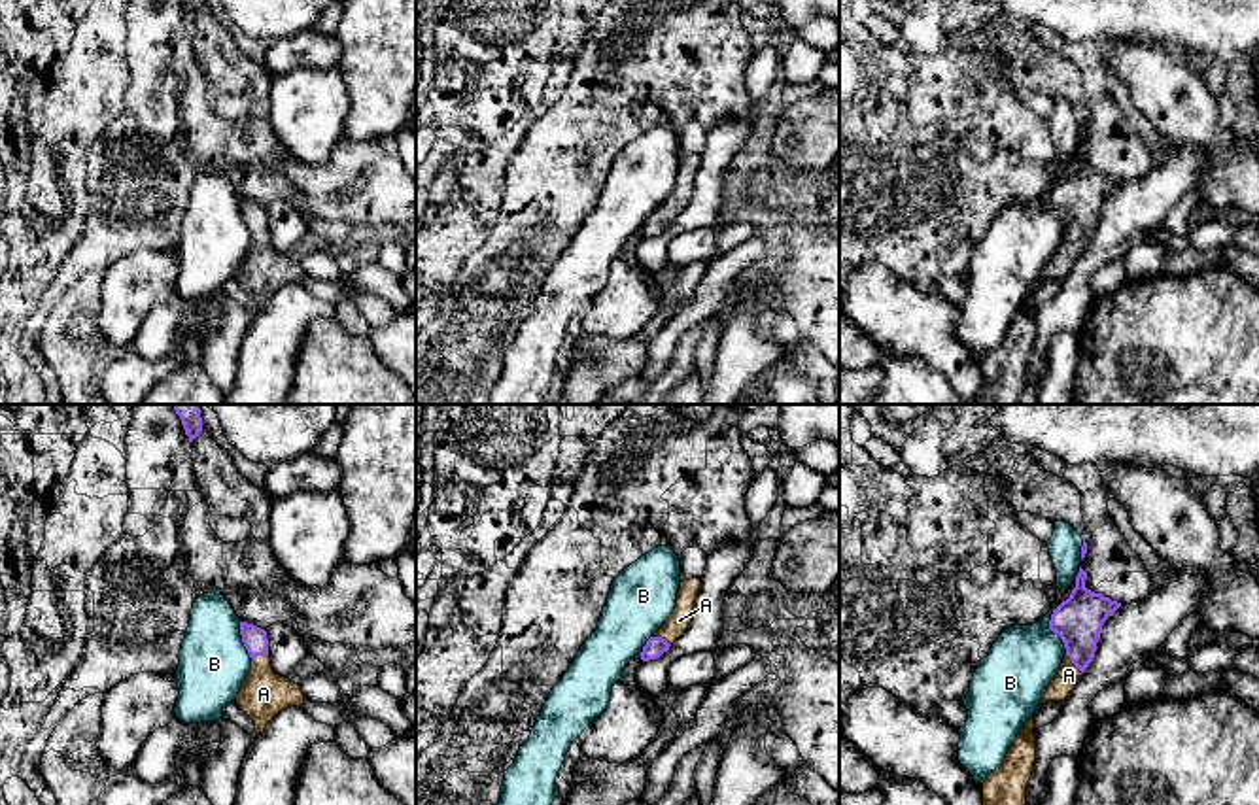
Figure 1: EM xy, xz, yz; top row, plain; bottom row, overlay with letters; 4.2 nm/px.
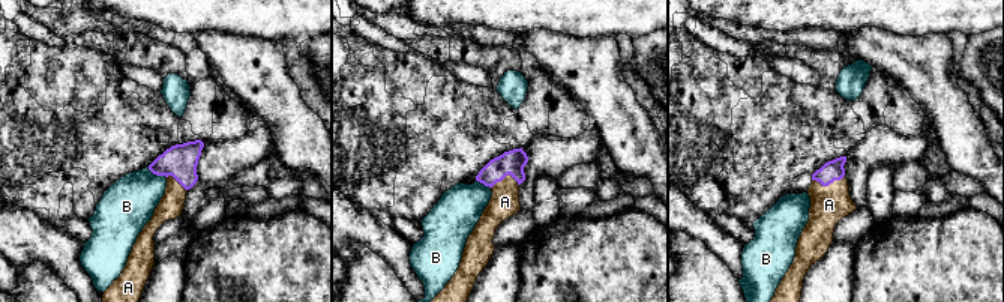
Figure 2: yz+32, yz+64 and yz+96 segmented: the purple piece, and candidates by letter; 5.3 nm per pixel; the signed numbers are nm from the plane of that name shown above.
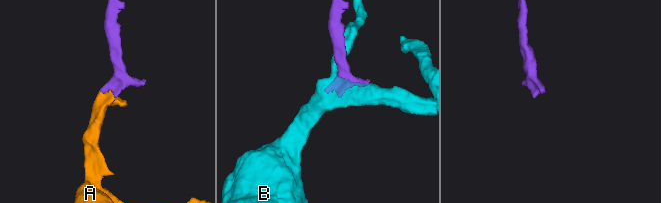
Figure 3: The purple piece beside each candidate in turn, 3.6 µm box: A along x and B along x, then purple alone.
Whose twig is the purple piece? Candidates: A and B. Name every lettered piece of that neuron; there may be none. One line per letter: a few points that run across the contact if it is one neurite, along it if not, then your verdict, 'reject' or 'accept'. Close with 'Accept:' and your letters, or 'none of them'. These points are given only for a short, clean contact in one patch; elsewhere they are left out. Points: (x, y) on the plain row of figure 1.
A: yz (1078, 197), (1072, 239), (1069, 252) | accept
B: reject
Accept: A

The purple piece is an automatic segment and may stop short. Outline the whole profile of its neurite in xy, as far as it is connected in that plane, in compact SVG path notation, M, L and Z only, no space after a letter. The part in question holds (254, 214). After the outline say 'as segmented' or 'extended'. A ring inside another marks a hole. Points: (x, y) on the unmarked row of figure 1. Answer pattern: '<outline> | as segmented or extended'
M240 198L240 212L251 234L251 246L234 278L253 297L253 316L280 287L302 283L304 270L299 261L272 248L265 206Z | extended

